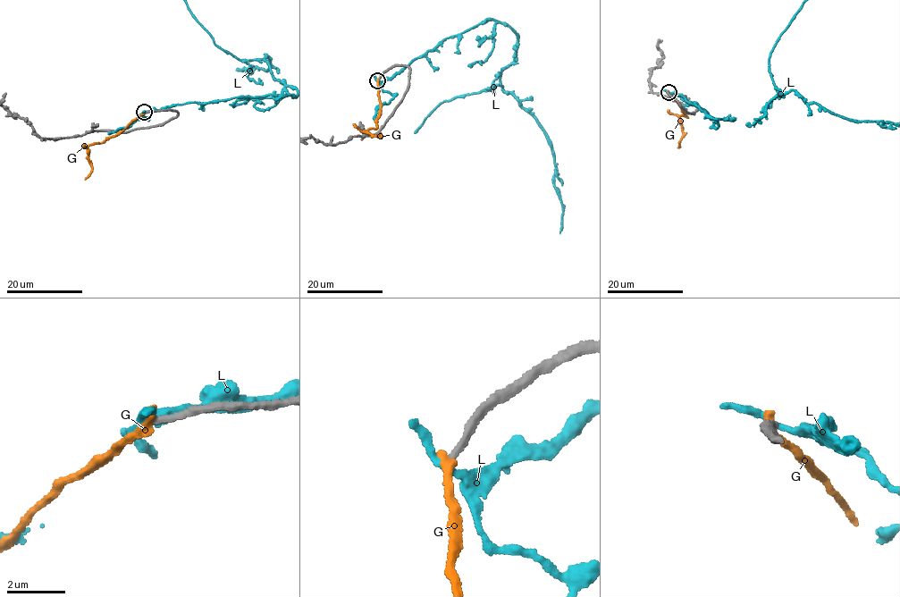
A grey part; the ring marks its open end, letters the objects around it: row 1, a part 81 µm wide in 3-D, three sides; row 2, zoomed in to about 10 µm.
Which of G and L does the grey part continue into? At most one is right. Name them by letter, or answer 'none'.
none

